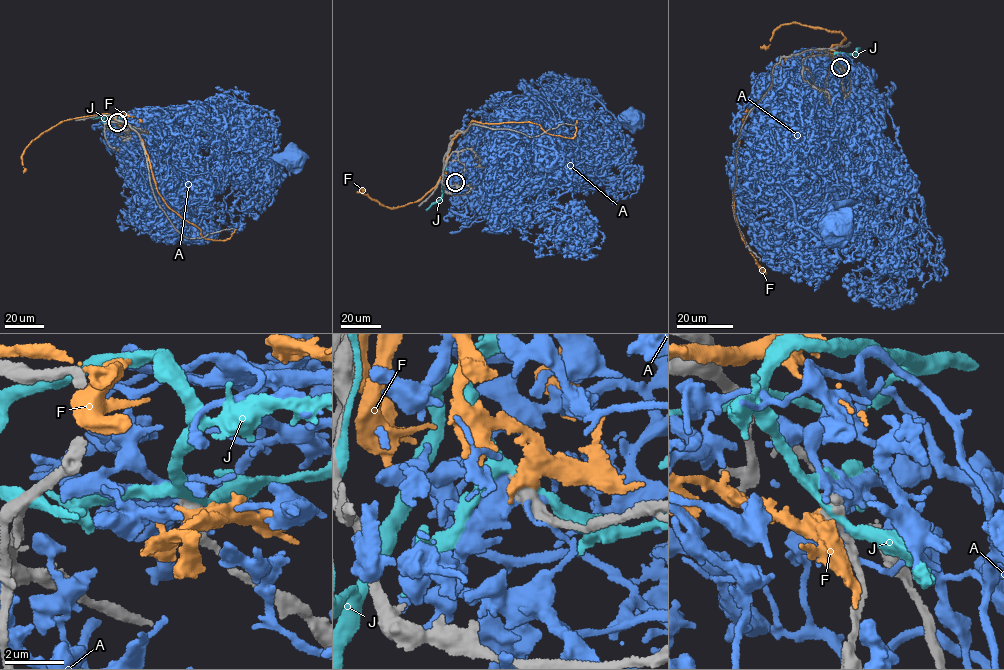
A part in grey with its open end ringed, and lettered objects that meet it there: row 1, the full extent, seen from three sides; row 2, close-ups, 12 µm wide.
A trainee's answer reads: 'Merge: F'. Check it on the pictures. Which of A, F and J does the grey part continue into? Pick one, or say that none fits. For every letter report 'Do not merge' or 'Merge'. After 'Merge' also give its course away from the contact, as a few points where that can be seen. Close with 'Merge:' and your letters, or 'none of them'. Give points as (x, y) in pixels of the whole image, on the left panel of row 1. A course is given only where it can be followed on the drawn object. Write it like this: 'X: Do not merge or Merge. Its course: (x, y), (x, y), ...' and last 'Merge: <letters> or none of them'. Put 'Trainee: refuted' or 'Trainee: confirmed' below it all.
A: Do not merge
F: Do not merge
J: Do not merge
Merge: none of them
Trainee: refuted

